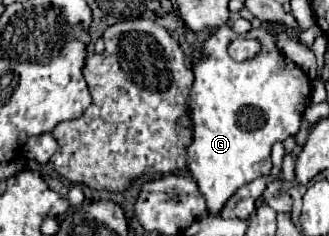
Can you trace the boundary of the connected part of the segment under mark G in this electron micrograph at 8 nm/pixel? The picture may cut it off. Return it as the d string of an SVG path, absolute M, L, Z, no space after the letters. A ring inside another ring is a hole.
M229 25L217 27L201 49L193 51L191 61L195 81L187 107L193 141L187 147L187 165L207 201L209 215L217 215L239 187L271 171L271 147L299 133L301 117L311 97L311 79L281 53L275 33L265 27L247 31L245 37L261 39L263 51L243 63L233 61L227 53L229 43L237 37L241 35Z

